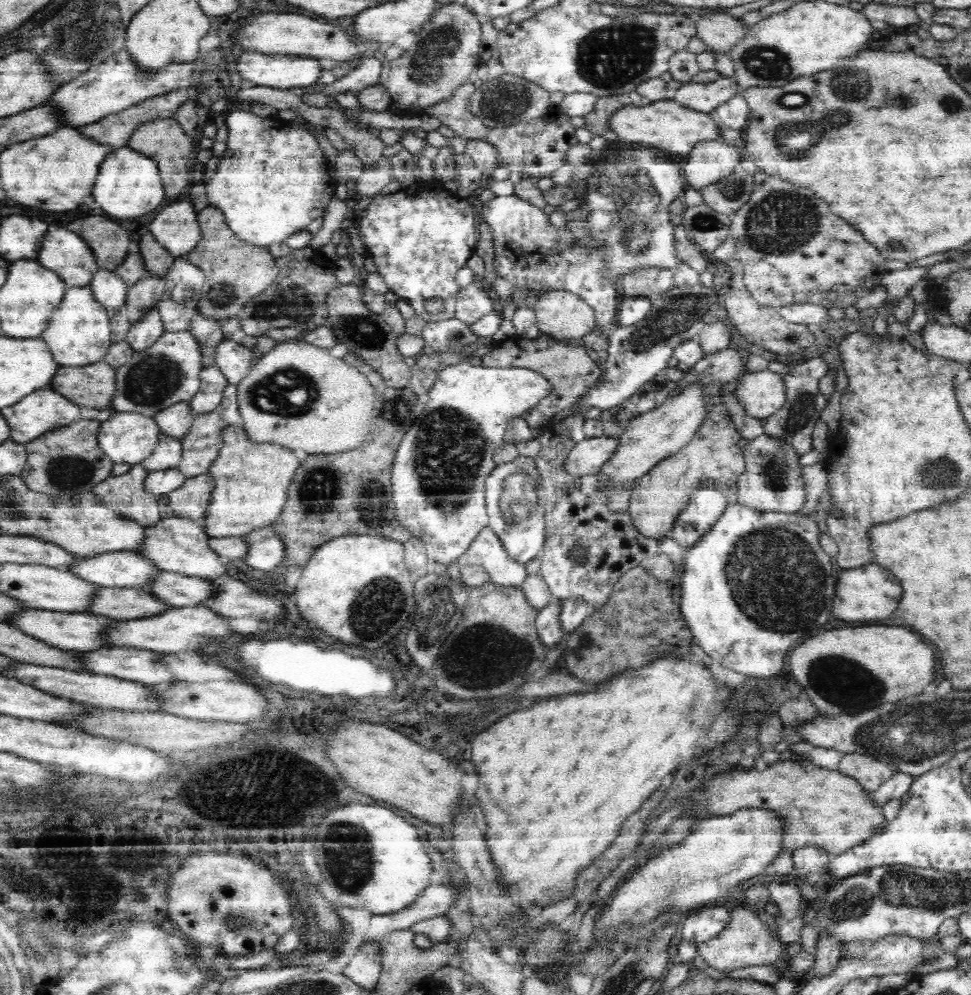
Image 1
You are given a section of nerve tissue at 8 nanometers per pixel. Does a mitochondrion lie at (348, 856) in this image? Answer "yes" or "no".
yes

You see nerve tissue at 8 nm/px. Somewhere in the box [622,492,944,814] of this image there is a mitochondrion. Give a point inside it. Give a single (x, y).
(776, 580)

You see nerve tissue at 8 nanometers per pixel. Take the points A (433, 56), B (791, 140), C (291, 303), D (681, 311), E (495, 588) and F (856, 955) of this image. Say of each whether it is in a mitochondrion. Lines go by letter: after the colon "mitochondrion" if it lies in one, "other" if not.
A: mitochondrion
B: mitochondrion
C: mitochondrion
D: mitochondrion
E: other
F: mitochondrion

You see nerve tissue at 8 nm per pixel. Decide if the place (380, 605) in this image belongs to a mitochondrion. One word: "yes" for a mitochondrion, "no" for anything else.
yes

